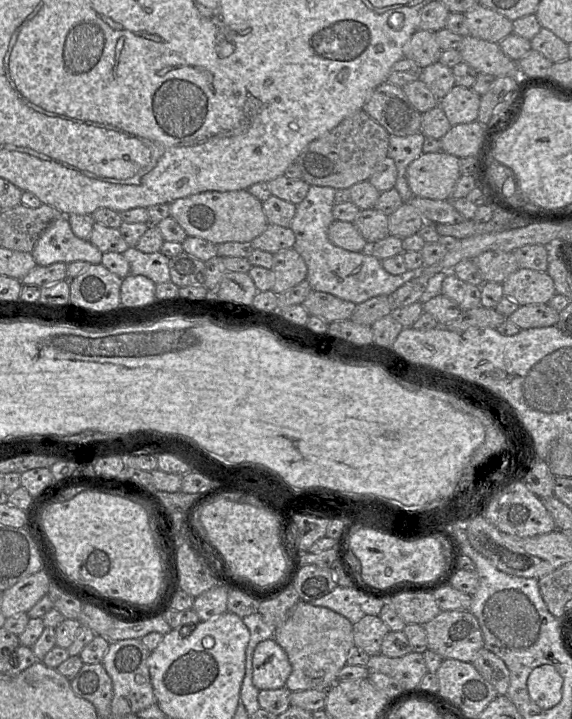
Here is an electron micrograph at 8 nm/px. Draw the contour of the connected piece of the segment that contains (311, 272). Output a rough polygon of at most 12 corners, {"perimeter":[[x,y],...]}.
{"perimeter":[[310,186],[290,224],[311,290],[358,305],[421,269],[392,275],[369,250],[330,242],[335,191]]}

